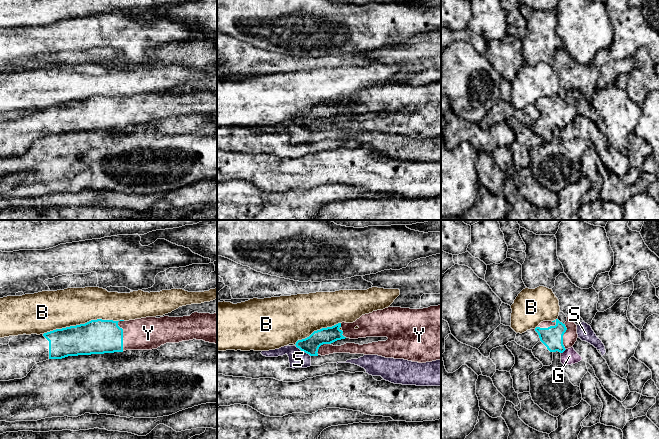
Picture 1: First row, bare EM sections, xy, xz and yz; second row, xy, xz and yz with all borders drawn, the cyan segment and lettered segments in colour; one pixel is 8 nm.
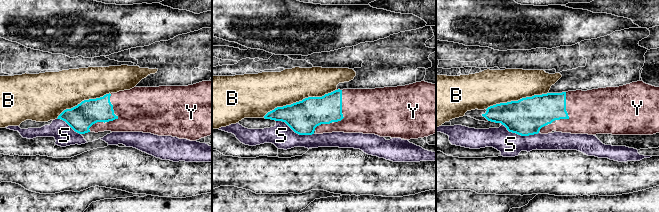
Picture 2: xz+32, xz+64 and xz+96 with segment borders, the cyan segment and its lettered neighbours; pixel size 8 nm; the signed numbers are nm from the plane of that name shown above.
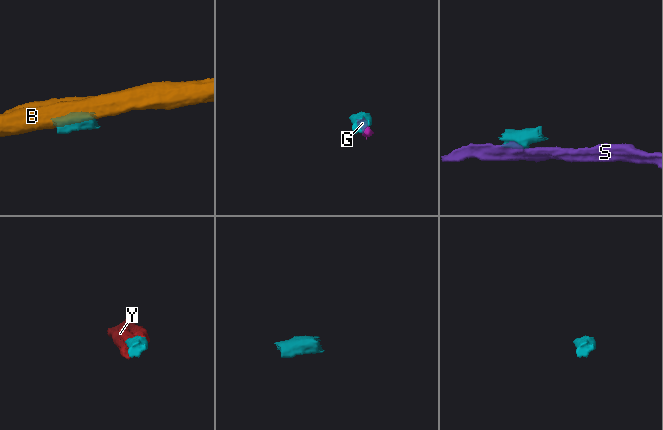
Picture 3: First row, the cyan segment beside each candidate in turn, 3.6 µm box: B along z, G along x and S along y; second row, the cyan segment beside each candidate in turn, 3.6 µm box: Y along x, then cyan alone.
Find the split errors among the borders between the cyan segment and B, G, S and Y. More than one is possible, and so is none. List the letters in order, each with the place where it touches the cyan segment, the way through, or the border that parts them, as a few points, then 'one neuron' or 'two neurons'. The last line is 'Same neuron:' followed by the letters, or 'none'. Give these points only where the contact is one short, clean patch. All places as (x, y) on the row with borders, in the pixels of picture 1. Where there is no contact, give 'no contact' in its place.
B: meets cyan in xy at (83, 324); two neurons
G: meets cyan in yz at (563, 351); border along yz (566, 349), (561, 353); two neurons
S: meets cyan in xz at (303, 351); border along xz (295, 346), (310, 356); two neurons
Y: meets cyan in xy at (122, 335); runs through xy (99, 336), (122, 335), (148, 333); one neuron
Same neuron: Y

